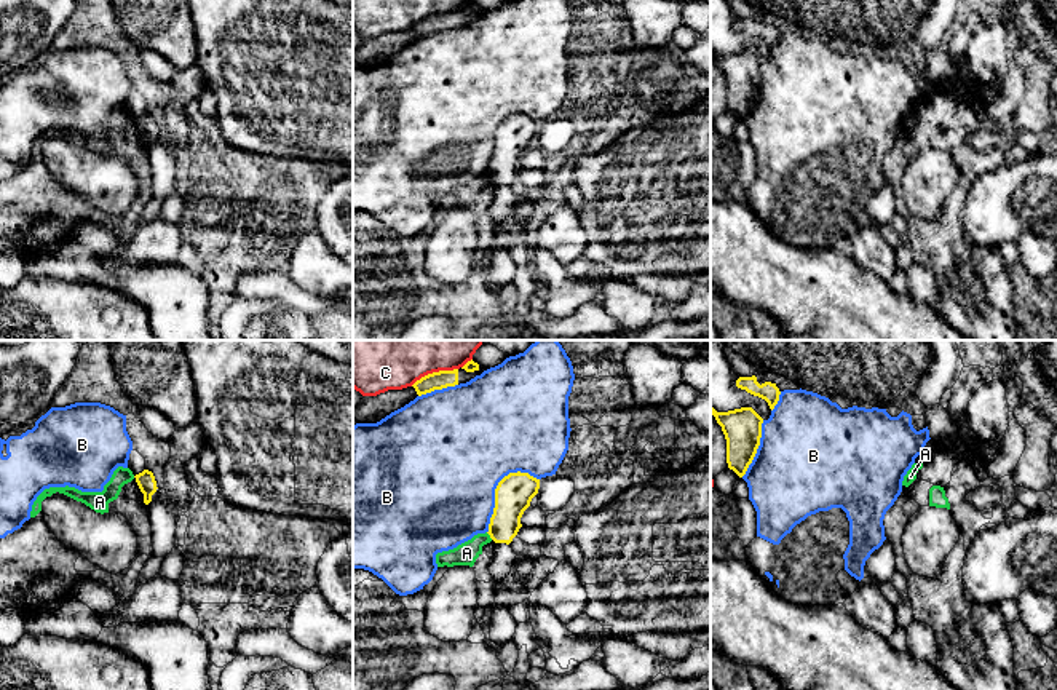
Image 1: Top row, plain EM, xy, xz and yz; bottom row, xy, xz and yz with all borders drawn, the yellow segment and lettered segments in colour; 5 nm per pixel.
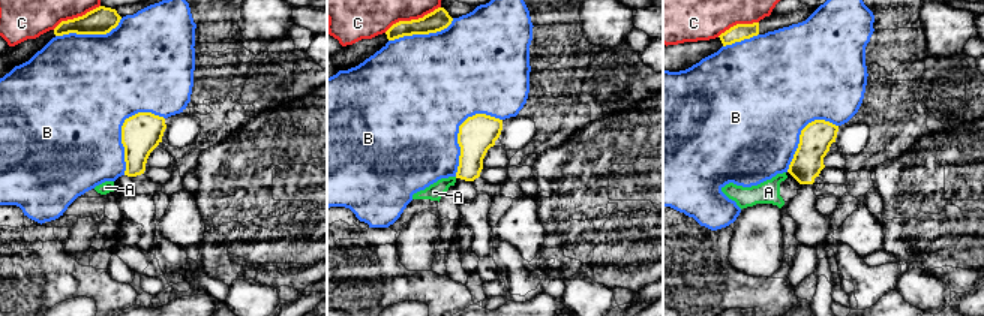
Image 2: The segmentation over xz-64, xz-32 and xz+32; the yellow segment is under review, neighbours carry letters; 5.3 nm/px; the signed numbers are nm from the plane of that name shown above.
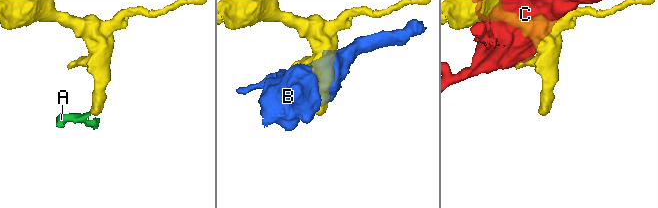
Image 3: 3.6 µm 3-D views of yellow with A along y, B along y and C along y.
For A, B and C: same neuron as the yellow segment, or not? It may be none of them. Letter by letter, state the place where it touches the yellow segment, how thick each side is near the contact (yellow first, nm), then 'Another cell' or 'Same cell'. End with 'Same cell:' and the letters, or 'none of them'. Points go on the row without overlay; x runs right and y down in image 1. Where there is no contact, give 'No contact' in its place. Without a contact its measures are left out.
A: Touches yellow at xz (489, 176). Thickness 190 nm (yellow) against 120 nm. Another cell
B: Touches yellow at xz (497, 130). Thickness 190 nm (yellow) against 480 nm. Another cell
C: Touches yellow at xz (433, 15). Thickness 90 nm (yellow) against 170 nm. Another cell
Same cell: none of them

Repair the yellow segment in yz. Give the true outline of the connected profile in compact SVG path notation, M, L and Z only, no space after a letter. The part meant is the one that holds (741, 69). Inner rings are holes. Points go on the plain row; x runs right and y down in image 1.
M712 46L711 58L725 77L728 110L742 120L760 88L763 61L752 50L717 54Z

